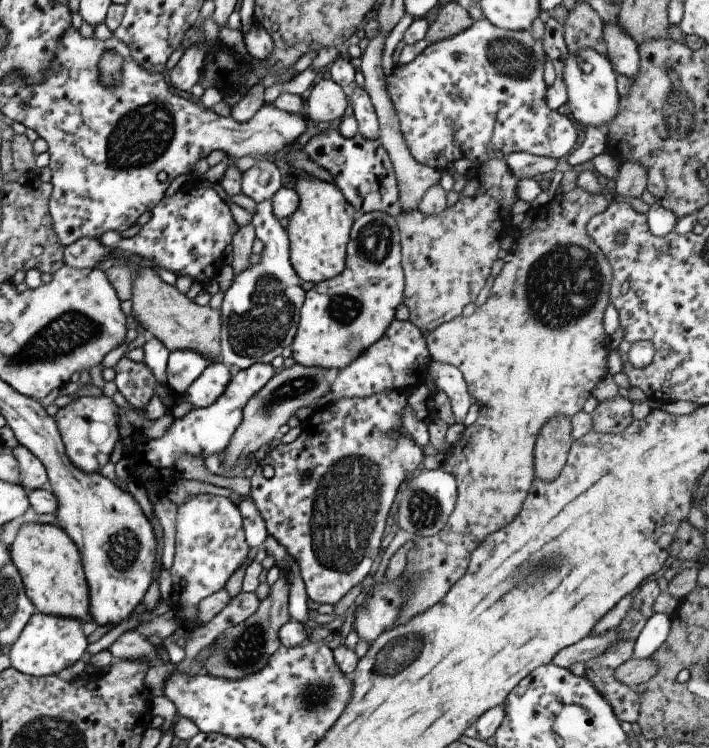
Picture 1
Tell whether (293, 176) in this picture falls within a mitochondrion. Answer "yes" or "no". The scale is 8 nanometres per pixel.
no

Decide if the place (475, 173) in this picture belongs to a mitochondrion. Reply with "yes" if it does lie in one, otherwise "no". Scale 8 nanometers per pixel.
no

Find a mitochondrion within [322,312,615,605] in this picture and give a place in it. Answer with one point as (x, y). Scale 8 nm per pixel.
(526, 580)

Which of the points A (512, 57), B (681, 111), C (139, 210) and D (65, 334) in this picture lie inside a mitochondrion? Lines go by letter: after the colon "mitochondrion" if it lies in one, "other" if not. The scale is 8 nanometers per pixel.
A: mitochondrion
B: mitochondrion
C: other
D: mitochondrion

